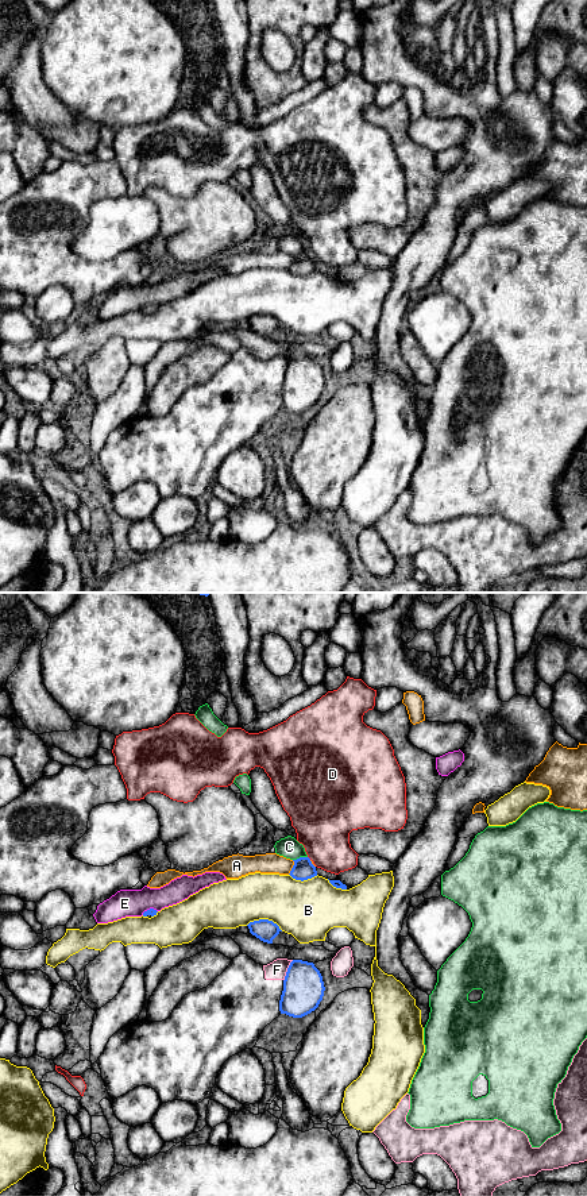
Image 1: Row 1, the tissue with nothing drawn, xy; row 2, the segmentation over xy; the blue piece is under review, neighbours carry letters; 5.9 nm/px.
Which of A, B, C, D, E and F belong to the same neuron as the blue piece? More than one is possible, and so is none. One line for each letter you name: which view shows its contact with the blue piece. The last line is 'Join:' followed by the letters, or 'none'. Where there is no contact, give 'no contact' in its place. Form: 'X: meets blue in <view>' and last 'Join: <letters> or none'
Join: none

